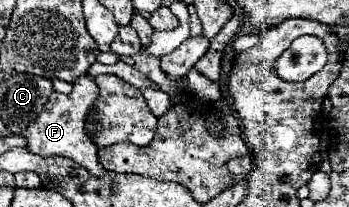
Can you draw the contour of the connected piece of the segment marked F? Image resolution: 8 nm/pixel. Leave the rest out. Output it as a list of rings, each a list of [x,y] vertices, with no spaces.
[[[90,75],[78,77],[74,81],[74,89],[70,95],[62,95],[62,93],[54,91],[50,95],[48,103],[44,105],[44,111],[38,115],[38,119],[22,131],[22,137],[28,143],[26,149],[34,155],[40,155],[40,157],[52,157],[52,155],[70,157],[72,161],[76,161],[78,165],[88,169],[90,175],[94,175],[94,177],[106,175],[106,169],[102,167],[102,163],[98,161],[98,155],[96,155],[98,149],[94,147],[88,133],[84,131],[86,113],[92,109],[96,97],[98,97],[98,85],[96,85],[94,77],[90,77]]]

